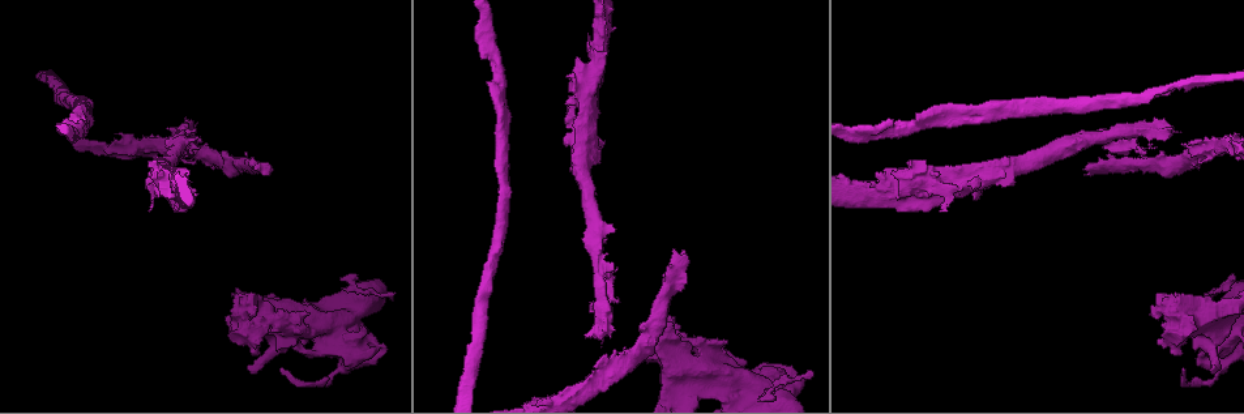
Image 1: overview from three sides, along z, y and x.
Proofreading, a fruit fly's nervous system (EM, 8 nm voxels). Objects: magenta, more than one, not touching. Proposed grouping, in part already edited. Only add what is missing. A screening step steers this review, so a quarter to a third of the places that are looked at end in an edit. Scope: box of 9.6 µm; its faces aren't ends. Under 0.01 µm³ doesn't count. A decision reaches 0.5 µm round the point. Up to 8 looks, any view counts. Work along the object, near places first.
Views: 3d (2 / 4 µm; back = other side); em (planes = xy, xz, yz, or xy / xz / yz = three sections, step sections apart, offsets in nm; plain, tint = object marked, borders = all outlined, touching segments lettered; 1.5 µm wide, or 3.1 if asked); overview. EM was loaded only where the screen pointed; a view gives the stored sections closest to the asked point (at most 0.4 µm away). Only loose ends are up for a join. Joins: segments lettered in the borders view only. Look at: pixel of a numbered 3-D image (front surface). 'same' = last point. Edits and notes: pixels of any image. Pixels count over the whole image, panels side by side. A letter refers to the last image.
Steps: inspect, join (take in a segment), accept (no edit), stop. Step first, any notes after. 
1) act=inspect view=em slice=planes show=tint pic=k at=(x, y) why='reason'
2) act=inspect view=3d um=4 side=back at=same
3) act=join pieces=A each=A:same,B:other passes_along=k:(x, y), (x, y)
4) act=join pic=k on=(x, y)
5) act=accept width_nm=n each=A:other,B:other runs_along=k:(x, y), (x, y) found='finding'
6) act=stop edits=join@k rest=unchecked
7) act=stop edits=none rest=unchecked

act=inspect view=em slice=planes show=borders pic=1 at=(1083, 174) why='branch stops here'

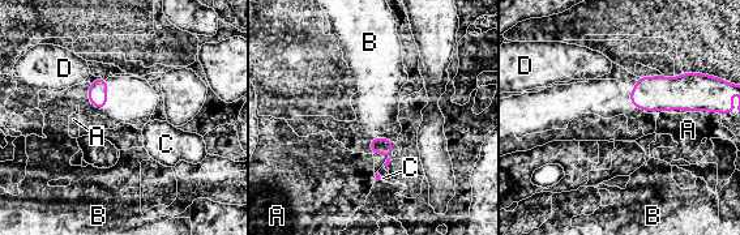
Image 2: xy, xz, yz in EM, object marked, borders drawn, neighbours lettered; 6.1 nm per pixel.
act=accept longest_contact=B:190nm each=A:other,B:other,C:other,D:other border=2:(372, 137), (384, 165) found='none of them fits'

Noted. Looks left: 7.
act=inspect view=3d um=4 pic=1 at=(942, 211) why='thick end'

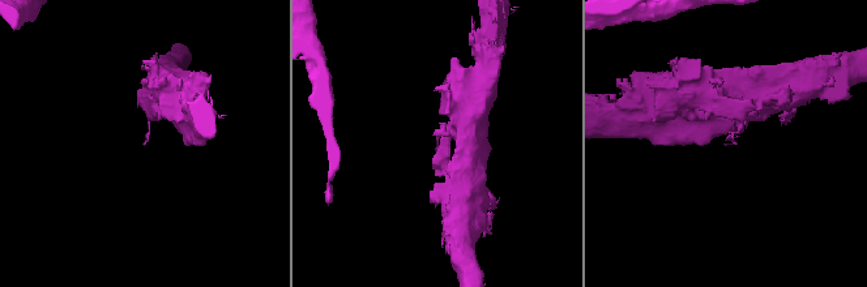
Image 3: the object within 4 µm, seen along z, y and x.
act=inspect view=em um=3.1 slice=planes show=borders pic=3 at=(437, 139) why='need the tissue'

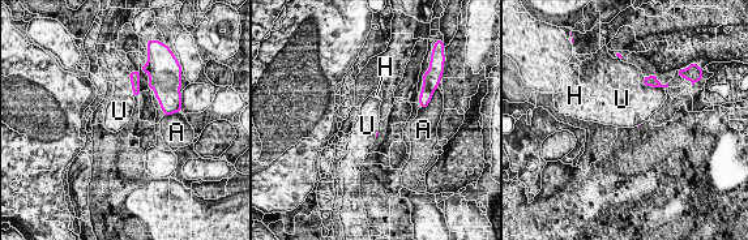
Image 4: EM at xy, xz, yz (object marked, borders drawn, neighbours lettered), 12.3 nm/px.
act=accept each=A:other,H:other,U:other found='no lettered segment goes on from it'

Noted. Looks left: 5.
act=inspect view=em slice=yz step=8 show=tint pic=1 at=(248, 313) why='free end'

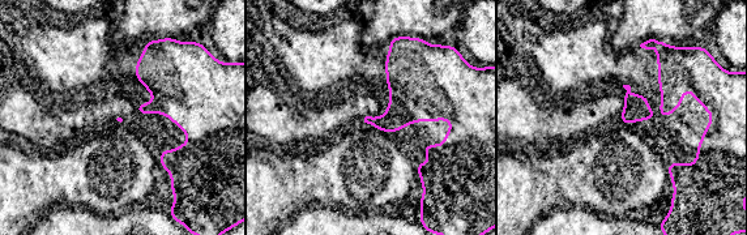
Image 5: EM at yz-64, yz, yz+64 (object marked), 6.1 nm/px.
act=inspect view=em slice=yz step=8 show=borders at=same

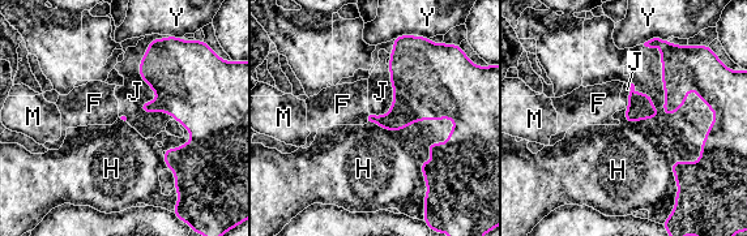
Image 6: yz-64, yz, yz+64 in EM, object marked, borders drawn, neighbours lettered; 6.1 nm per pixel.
act=accept each=F:other,H:other,J:other,M:other,Y:other border=6:(169, 37), (174, 119) found='none of them fits'

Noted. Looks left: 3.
act=stop edits=none rest=unchecked

